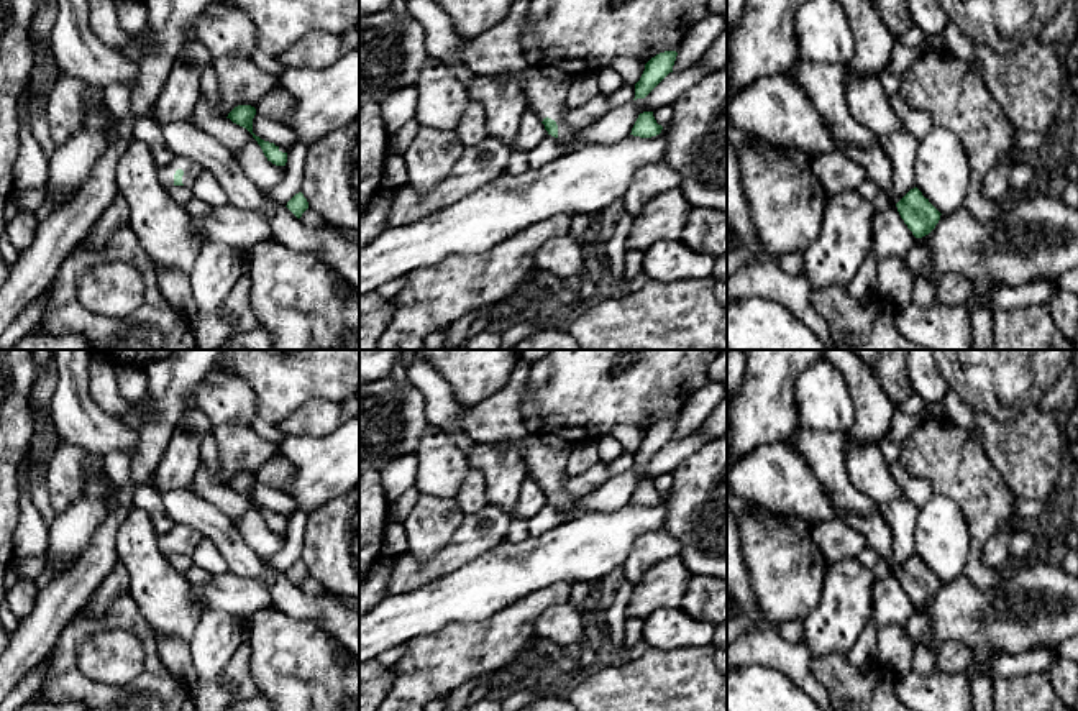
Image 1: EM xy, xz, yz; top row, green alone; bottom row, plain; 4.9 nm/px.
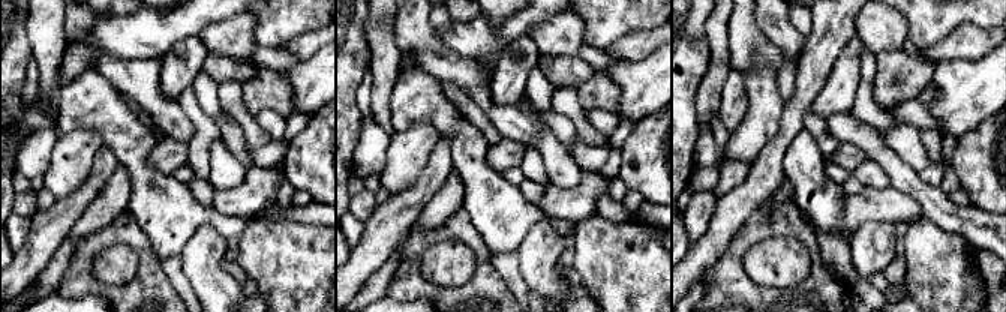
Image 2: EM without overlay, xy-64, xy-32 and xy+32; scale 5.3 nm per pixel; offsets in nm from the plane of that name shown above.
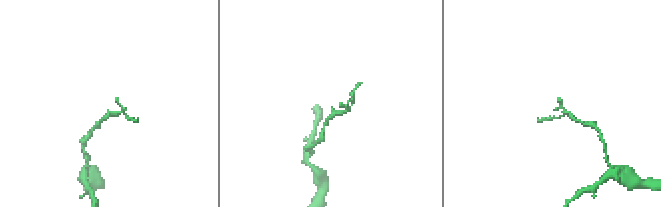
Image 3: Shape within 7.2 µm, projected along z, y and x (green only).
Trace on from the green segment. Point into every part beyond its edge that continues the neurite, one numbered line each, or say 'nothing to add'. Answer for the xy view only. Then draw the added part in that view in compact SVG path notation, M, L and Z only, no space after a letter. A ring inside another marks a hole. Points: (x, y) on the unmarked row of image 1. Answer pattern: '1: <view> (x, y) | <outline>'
1: xy (192, 537) | M174 524L169 532L158 535L158 545L164 555L174 553L174 542L177 537L184 539L182 552L187 555L192 555L203 539L199 530L184 524Z

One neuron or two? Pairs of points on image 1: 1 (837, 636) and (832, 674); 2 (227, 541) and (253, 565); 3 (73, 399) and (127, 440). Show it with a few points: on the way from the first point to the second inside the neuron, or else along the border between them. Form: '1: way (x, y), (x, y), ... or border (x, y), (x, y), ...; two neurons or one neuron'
1: border (844, 652), (831, 652), (813, 659); two neurons
2: way (233, 547), (246, 560); one neuron
3: way (86, 412), (109, 435), (114, 435); one neuron

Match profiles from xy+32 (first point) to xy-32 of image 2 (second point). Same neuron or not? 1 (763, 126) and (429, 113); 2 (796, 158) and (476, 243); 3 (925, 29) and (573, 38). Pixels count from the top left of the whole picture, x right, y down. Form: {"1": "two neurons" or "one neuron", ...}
{"1": "two neurons", "2": "two neurons", "3": "two neurons"}

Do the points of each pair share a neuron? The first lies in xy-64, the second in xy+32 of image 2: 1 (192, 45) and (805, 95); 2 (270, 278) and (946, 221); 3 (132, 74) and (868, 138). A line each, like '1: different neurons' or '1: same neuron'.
1: different neurons
2: different neurons
3: same neuron

